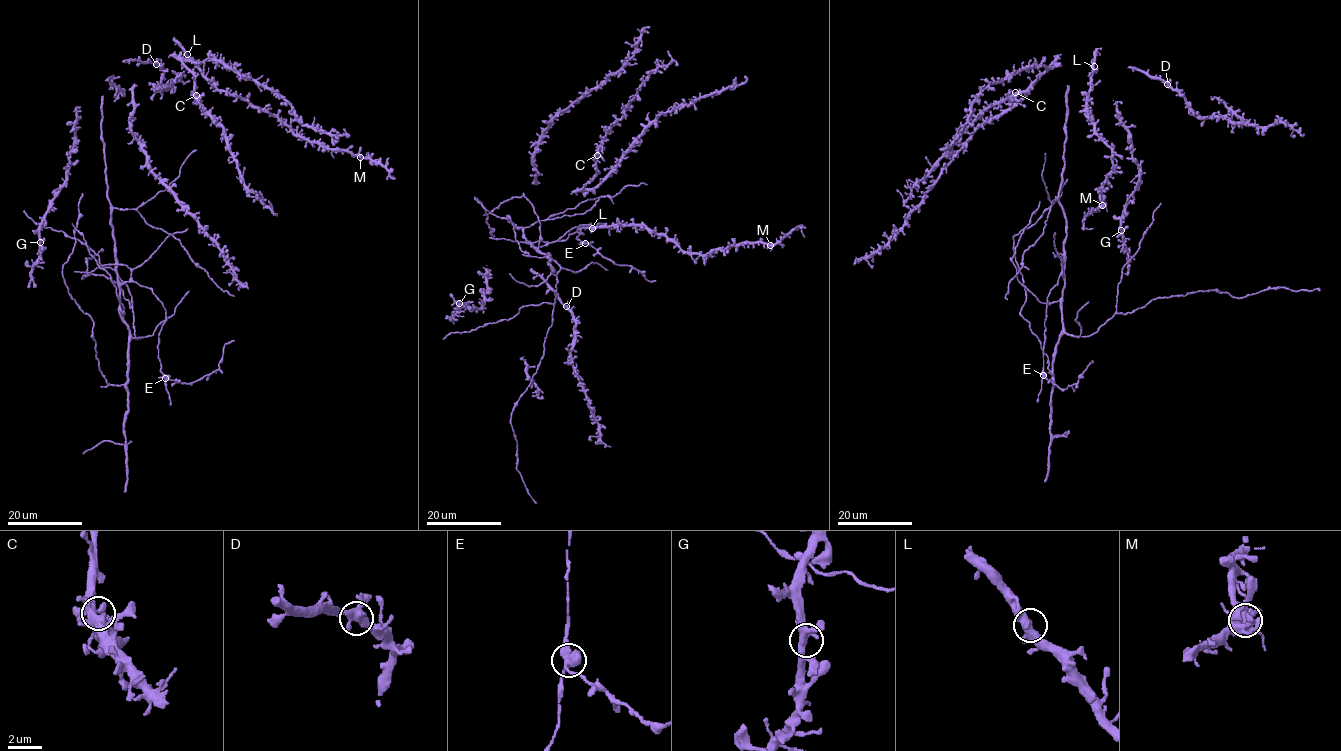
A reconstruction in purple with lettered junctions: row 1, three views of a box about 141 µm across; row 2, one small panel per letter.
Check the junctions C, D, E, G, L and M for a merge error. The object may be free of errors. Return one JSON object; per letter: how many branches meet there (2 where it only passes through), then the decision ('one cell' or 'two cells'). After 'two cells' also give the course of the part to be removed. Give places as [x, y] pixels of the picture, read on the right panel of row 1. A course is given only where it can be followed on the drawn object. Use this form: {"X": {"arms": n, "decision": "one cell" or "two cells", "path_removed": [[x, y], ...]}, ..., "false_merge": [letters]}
{"C": {"arms": 7, "decision": "one cell"}, "D": {"arms": 4, "decision": "one cell"}, "E": {"arms": 5, "decision": "two cells", "path_removed": [[1043, 375], [1059, 388], [1067, 389], [1077, 383], [1092, 361]]}, "G": {"arms": 5, "decision": "one cell"}, "L": {"arms": 4, "decision": "one cell"}, "M": {"arms": 5, "decision": "one cell"}, "false_merge": ["E"]}

